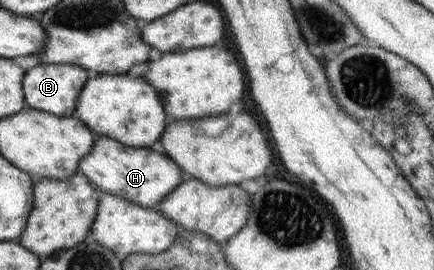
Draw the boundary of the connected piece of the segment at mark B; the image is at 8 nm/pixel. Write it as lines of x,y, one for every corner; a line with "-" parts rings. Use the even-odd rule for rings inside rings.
40,63
25,71
26,108
39,109
58,117
76,115
77,97
91,74
80,65

